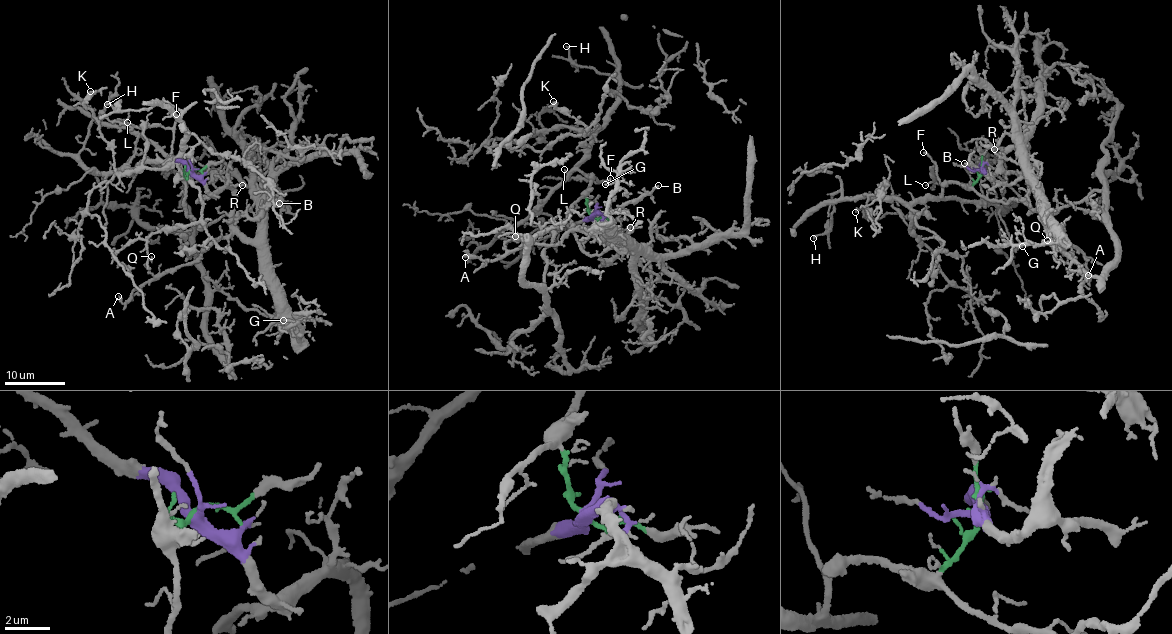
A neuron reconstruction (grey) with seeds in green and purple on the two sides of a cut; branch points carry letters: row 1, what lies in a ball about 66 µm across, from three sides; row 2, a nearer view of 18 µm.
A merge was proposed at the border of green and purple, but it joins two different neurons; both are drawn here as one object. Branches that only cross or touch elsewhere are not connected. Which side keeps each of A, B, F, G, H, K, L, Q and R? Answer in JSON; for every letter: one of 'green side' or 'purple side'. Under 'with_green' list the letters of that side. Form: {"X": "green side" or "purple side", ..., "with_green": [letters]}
{"A": "purple side", "B": "purple side", "F": "green side", "G": "purple side", "H": "green side", "K": "green side", "L": "green side", "Q": "purple side", "R": "purple side", "with_green": ["F", "H", "K", "L"]}

